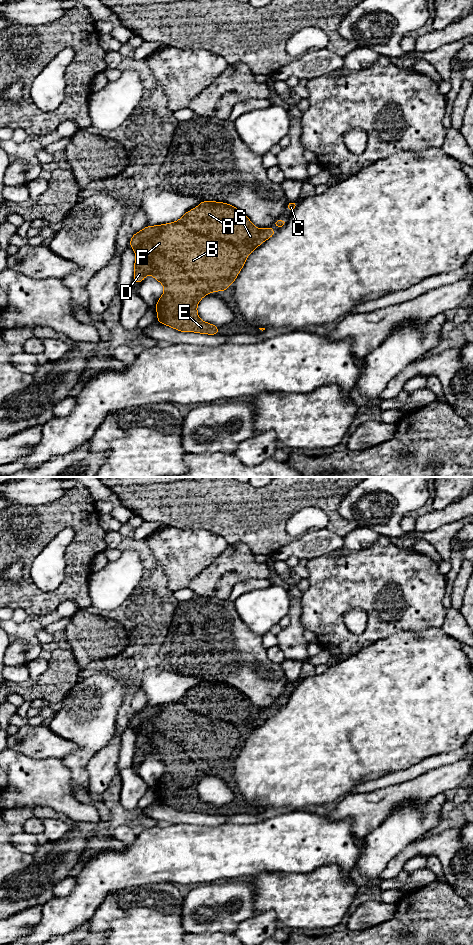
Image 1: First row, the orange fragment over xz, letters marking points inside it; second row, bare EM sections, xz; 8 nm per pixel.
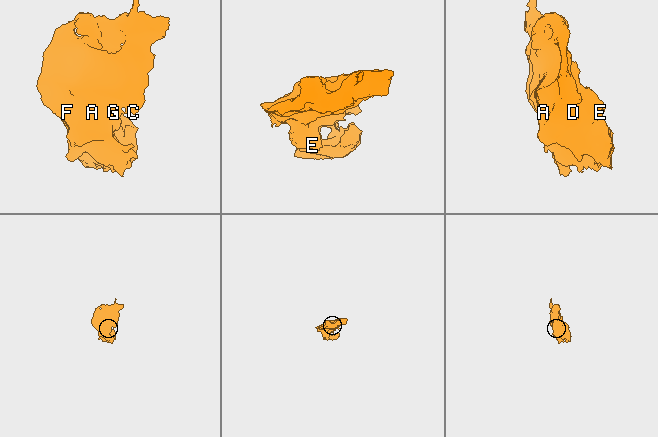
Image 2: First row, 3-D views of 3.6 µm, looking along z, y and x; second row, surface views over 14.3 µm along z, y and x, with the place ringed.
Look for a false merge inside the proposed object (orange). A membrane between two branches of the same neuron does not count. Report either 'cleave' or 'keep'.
keep

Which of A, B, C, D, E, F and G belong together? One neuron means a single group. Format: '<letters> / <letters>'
A B C D E F G

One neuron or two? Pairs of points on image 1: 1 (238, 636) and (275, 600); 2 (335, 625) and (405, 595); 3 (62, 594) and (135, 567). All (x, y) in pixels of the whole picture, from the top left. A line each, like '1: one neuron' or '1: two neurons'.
1: two neurons
2: one neuron
3: two neurons

